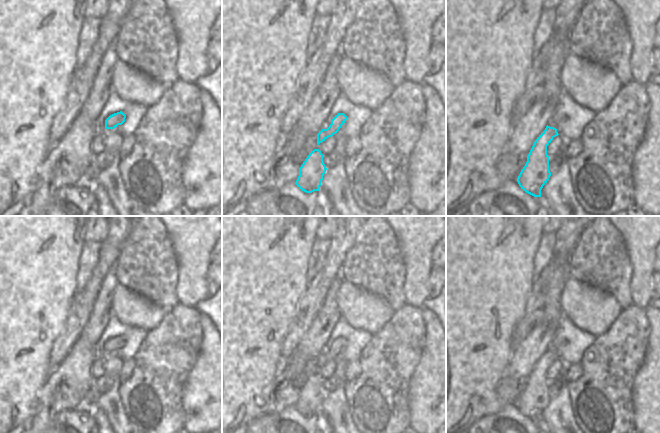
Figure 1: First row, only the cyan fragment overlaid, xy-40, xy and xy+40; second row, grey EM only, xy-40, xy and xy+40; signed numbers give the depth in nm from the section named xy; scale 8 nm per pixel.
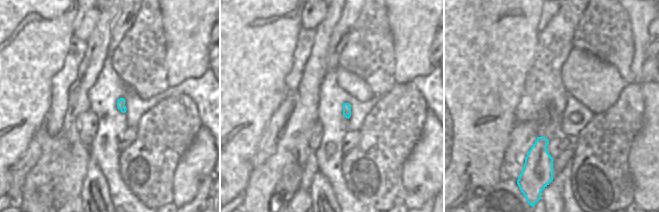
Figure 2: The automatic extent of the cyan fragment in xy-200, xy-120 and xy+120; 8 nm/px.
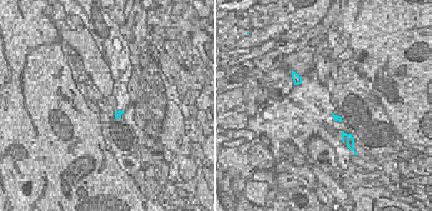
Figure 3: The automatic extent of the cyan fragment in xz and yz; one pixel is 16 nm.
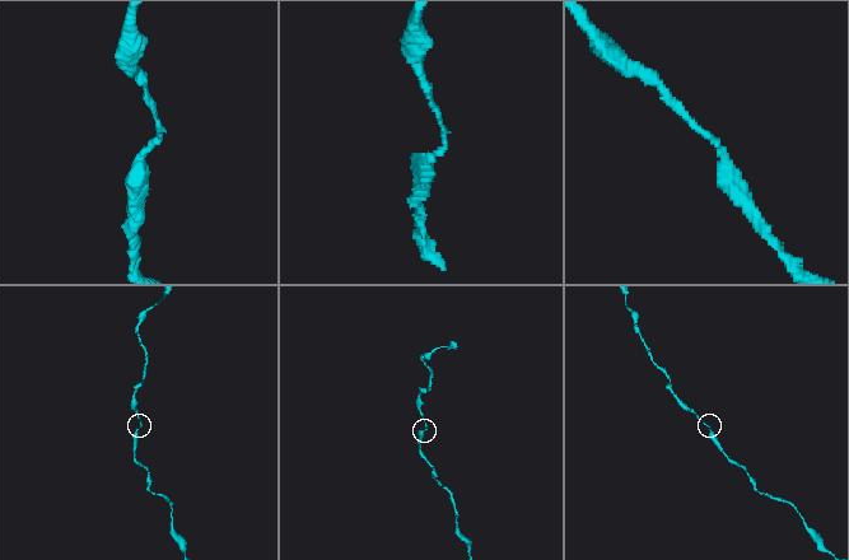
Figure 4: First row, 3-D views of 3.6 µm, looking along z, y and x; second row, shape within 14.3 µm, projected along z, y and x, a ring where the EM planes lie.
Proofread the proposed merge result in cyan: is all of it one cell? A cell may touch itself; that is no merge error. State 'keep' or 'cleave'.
keep

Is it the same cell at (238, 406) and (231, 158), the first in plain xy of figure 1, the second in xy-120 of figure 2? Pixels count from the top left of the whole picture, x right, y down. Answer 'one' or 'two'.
one

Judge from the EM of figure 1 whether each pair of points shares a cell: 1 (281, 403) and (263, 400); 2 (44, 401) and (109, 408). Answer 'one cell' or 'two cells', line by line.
1: two cells
2: two cells

